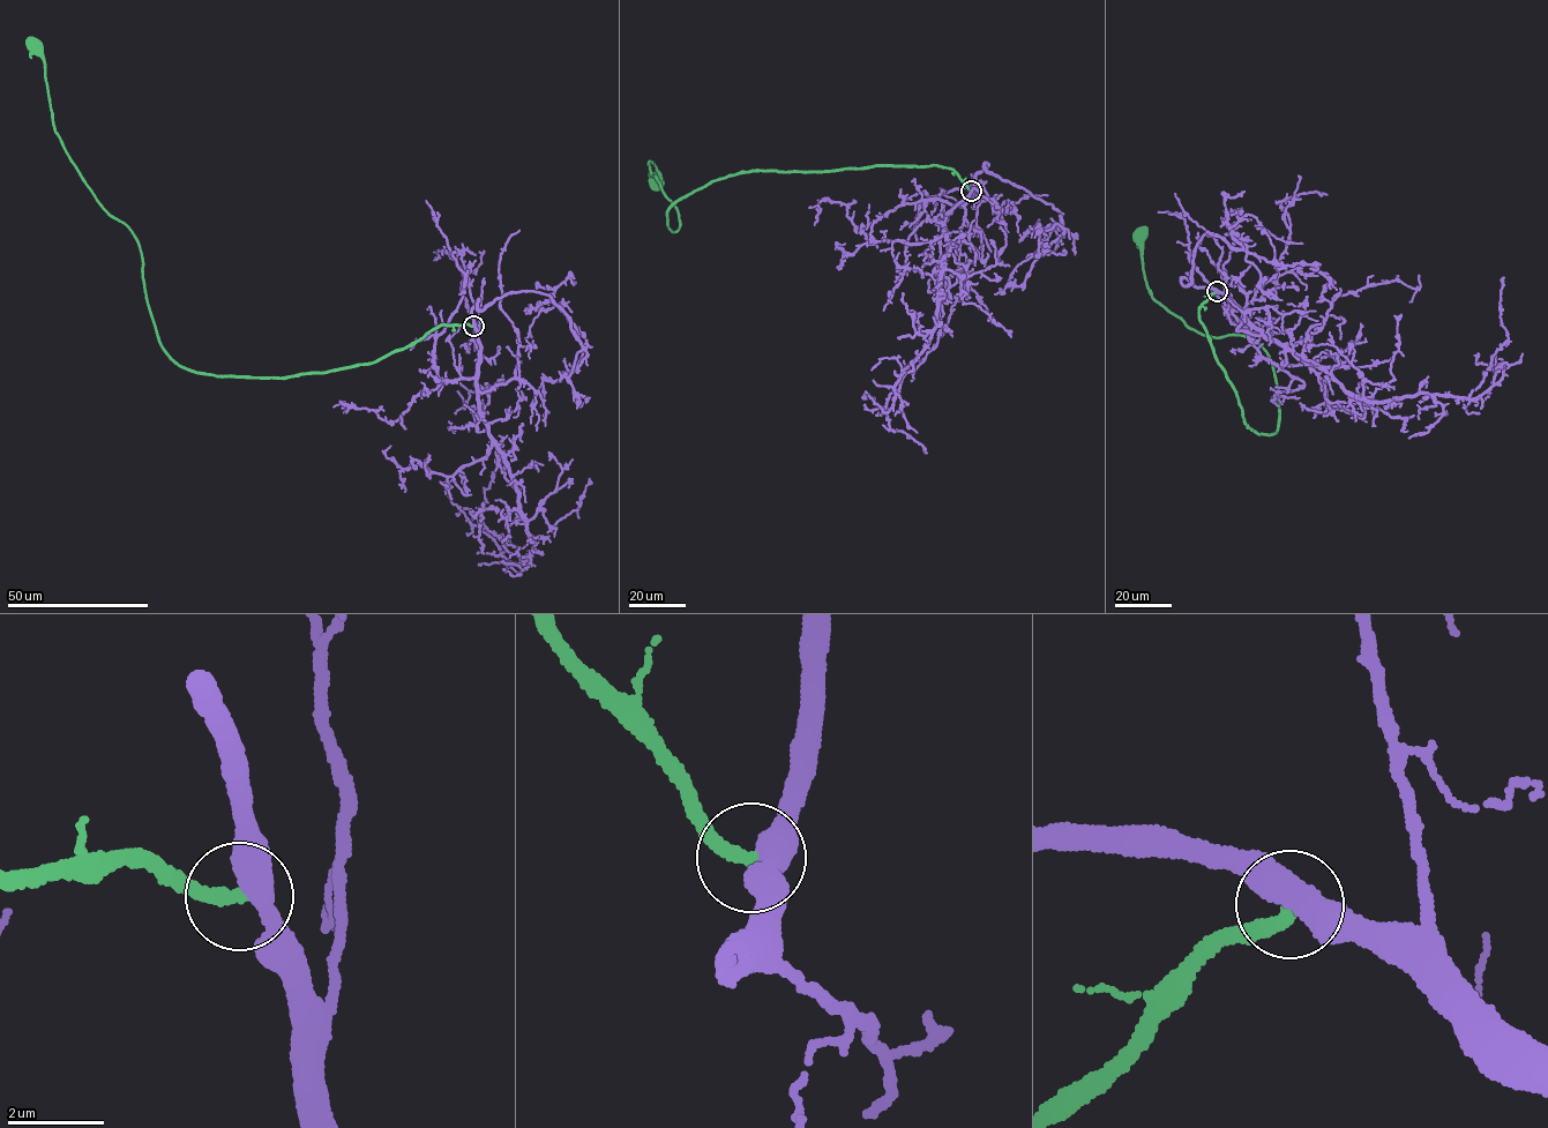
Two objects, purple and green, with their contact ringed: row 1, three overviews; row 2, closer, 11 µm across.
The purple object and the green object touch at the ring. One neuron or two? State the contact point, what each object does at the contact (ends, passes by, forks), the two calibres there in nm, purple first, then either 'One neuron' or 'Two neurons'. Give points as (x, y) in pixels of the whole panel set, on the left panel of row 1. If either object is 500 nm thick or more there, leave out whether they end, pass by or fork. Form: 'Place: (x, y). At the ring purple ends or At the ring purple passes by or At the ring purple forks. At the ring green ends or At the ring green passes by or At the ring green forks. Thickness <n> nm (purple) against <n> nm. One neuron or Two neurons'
Place: (473, 326). At the ring purple passes by. At the ring green ends. Thickness 480 nm (purple) against 320 nm. One neuron

